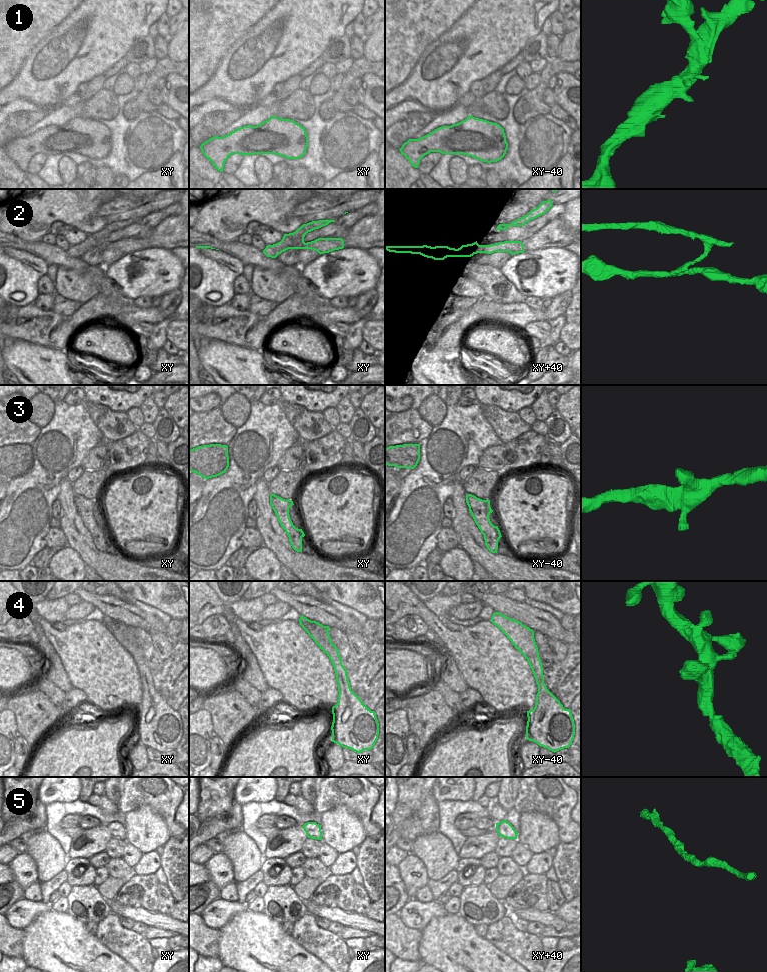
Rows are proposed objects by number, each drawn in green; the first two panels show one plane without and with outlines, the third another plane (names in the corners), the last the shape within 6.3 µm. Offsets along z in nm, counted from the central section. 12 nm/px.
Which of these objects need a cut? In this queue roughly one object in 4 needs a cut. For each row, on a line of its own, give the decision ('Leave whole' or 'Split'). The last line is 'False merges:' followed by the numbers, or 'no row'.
1: Leave whole
2: Split
3: Leave whole
4: Leave whole
5: Leave whole
False merges: 2.

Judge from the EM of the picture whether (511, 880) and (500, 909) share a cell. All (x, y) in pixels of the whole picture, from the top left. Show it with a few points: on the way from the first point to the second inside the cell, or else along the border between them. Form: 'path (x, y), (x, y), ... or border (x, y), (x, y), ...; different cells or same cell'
border (488, 886), (491, 893), (502, 902); different cells

